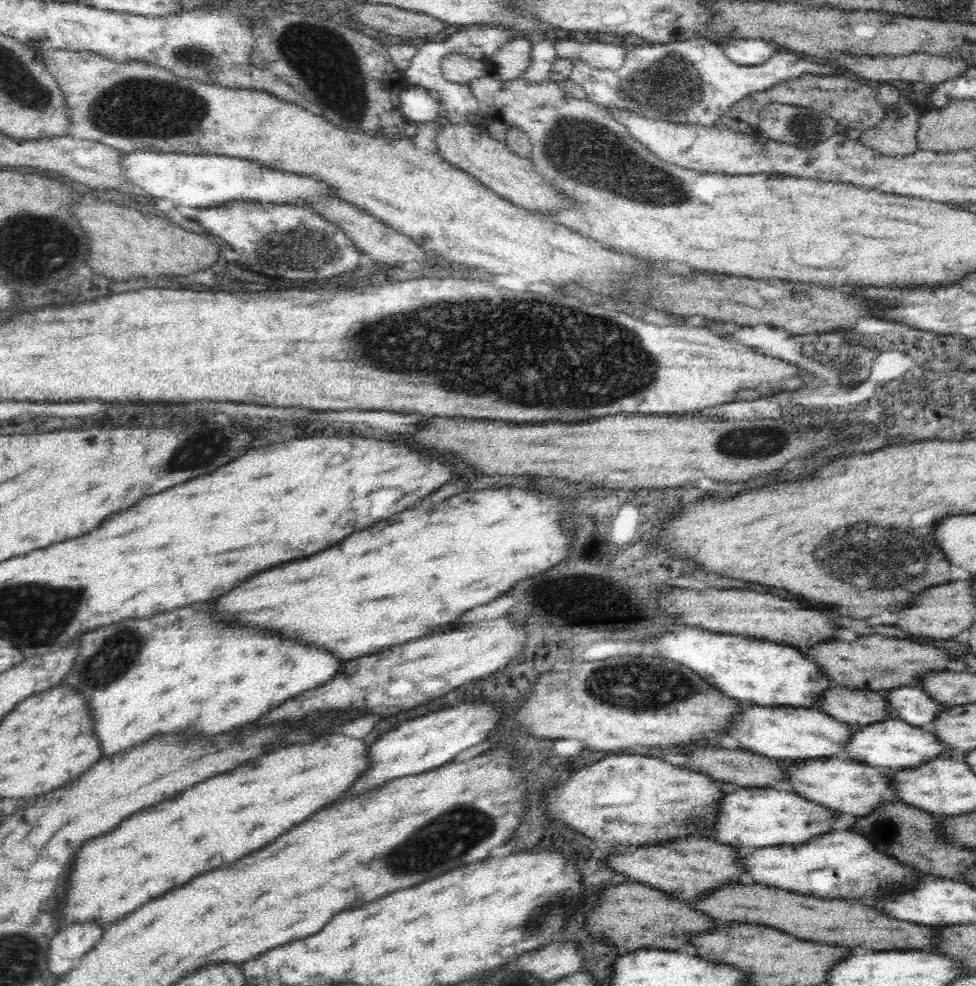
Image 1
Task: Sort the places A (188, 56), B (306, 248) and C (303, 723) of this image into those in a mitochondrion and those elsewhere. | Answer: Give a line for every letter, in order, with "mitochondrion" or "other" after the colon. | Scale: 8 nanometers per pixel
A: mitochondrion
B: mitochondrion
C: other

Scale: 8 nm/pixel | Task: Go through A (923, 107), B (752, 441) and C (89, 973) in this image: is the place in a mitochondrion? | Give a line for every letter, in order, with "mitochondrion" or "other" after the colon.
A: other
B: mitochondrion
C: other

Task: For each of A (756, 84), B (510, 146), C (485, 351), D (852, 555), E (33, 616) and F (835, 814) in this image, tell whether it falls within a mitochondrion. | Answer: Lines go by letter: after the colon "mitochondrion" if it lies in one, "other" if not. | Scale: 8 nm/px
A: other
B: other
C: mitochondrion
D: mitochondrion
E: mitochondrion
F: other

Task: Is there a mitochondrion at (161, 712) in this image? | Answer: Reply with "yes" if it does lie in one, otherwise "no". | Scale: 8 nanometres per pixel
no

